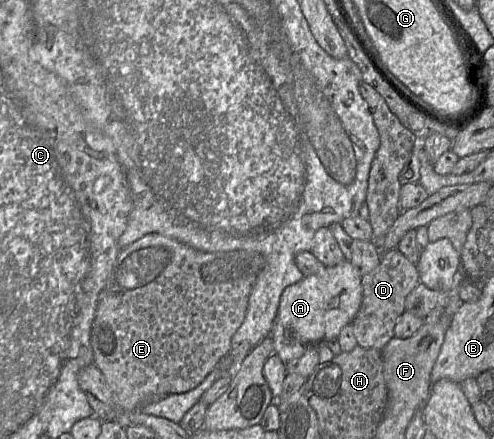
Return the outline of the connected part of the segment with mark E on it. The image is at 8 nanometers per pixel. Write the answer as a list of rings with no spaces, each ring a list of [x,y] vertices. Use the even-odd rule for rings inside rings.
[[[157,233],[147,234],[131,245],[121,249],[114,270],[101,292],[101,299],[91,330],[93,364],[102,372],[107,386],[119,408],[122,411],[135,411],[144,404],[152,403],[150,399],[153,397],[165,397],[171,394],[185,393],[201,384],[218,365],[219,361],[230,352],[232,348],[232,336],[244,321],[250,292],[264,266],[265,258],[255,251],[202,252]]]

